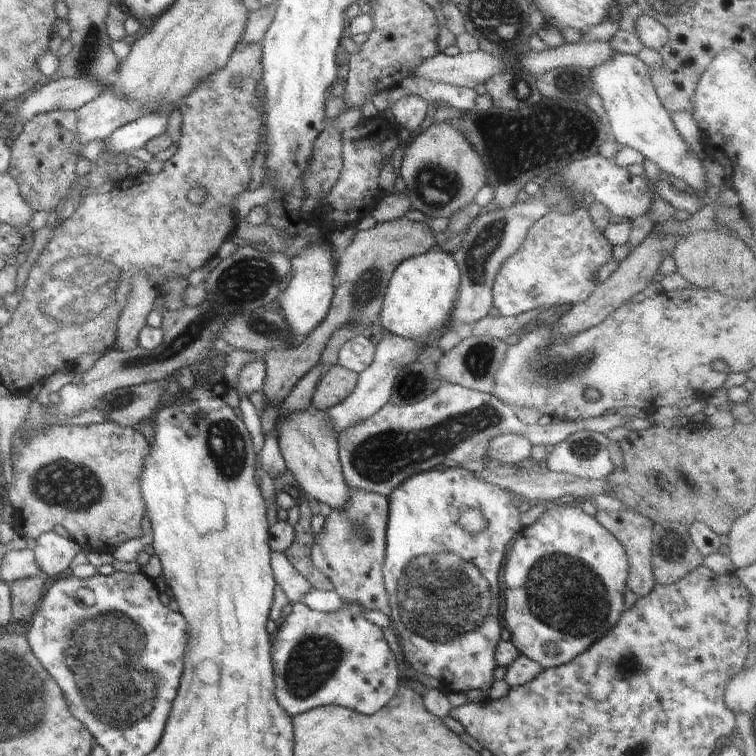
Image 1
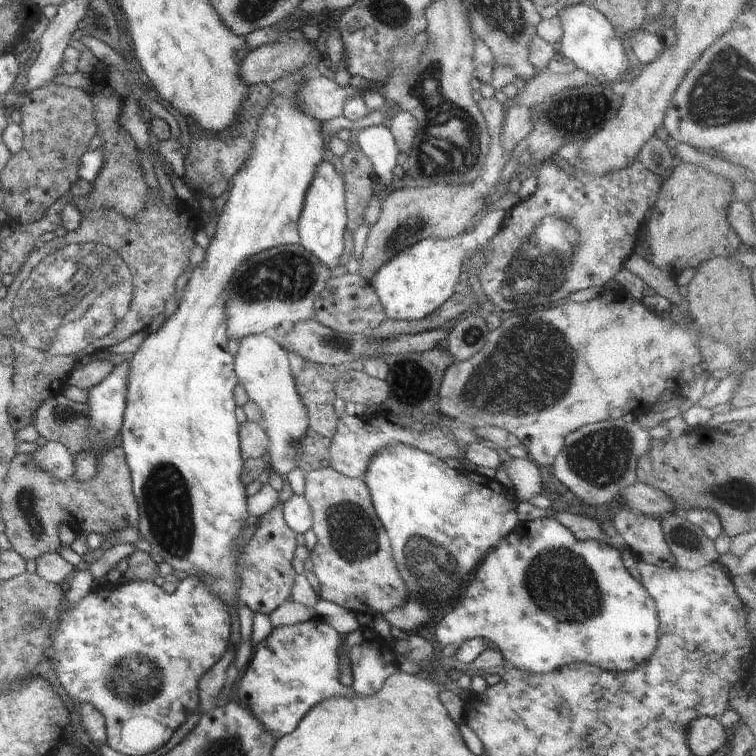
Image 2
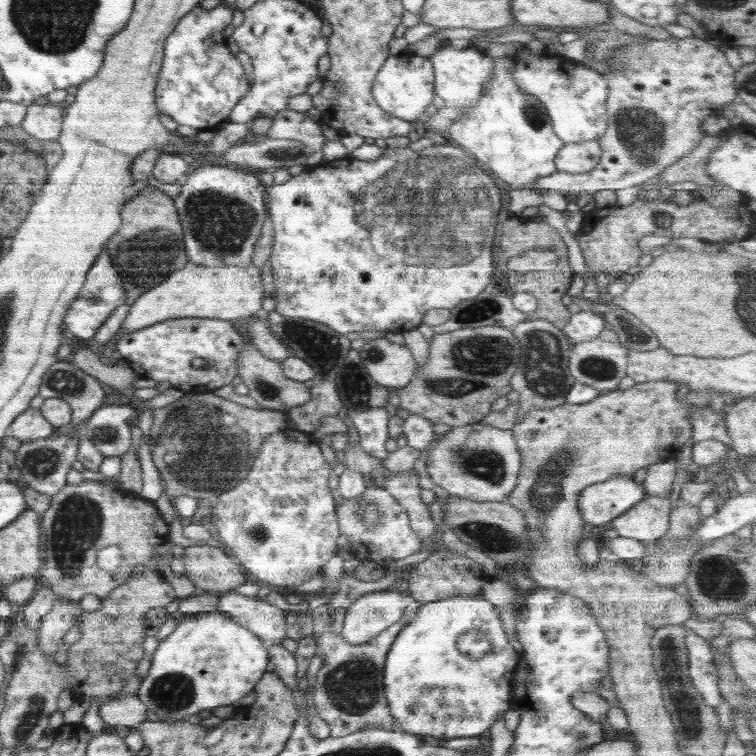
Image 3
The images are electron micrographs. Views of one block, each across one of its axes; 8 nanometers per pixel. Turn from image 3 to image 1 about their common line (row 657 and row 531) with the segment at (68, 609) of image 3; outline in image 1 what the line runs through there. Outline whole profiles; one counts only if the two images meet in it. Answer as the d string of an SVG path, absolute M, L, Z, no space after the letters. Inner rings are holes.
M54 531L43 533L36 539L33 552L36 563L47 577L62 576L75 556L82 553L74 540L58 536Z

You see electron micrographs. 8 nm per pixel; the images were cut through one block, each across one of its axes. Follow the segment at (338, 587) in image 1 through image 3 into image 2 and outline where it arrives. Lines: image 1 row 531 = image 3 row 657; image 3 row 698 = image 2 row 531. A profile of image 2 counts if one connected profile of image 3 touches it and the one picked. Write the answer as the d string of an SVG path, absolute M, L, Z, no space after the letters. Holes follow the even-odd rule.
M328 466L305 473L304 495L313 512L311 530L317 536L316 546L312 549L311 574L311 581L317 588L316 599L333 602L356 614L384 614L392 608L401 607L409 596L409 590L397 569L388 533L375 513L366 483L361 478L347 477Z

